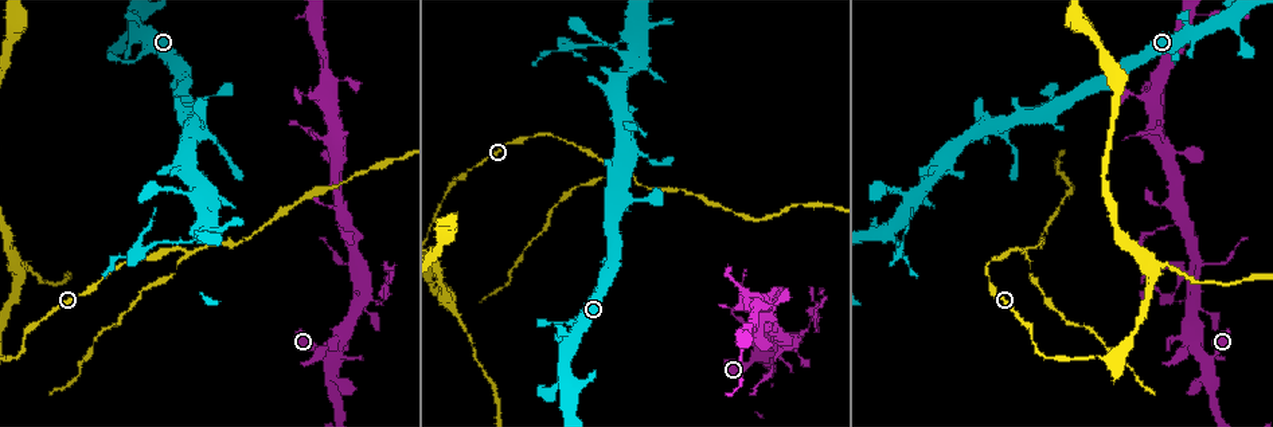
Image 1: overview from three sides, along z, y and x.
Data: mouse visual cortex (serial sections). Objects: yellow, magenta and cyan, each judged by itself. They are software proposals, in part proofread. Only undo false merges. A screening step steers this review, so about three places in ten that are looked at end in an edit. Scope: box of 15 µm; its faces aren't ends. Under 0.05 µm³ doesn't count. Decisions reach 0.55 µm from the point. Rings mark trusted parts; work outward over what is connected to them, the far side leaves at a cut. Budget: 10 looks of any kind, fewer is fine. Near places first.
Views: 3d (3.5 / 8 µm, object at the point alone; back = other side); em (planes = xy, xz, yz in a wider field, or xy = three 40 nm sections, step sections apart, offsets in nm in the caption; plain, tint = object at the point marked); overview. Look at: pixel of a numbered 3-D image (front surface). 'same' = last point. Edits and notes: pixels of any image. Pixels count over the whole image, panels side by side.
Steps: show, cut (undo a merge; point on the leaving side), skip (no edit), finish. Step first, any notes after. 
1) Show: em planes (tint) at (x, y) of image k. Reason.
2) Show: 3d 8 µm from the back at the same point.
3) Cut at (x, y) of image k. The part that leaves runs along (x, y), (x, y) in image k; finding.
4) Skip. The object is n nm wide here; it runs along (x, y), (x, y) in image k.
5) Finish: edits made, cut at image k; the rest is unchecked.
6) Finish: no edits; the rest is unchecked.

Show: 3d 3.5 µm at (191, 254) of image 1. Sharp bend.

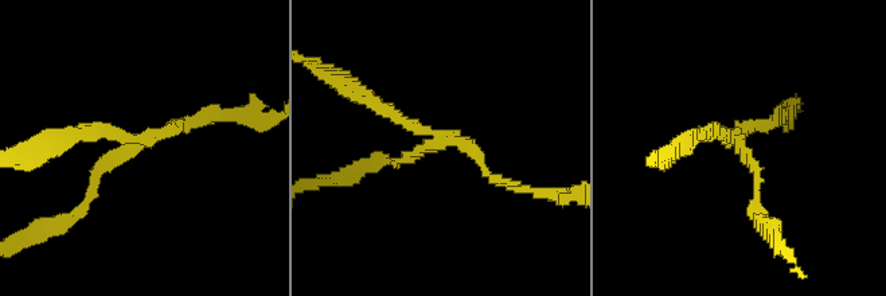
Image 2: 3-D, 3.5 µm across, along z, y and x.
Show: em xy step 1 (tint) at (437, 138) of image 2. 3 arms meet here; the arms are 100, 100, 150 nm wide; need the tissue.

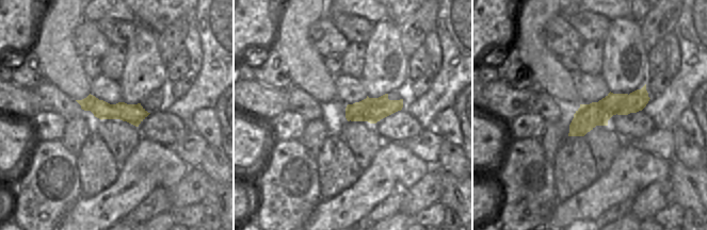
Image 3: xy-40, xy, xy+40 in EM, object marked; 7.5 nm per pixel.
Cut at (98, 171) of image 2. A second cell is stuck on.

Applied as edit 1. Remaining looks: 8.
Show: 3d 3.5 µm from the back at (626, 37) of image 1. Small branch off a trunk.

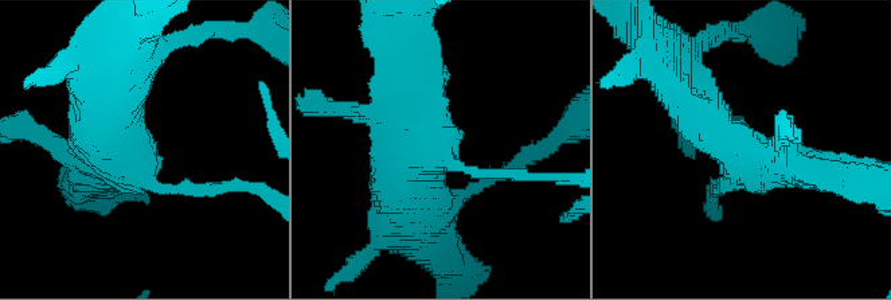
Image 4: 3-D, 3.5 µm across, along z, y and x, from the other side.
Show: em xy step 2 (tint) at (445, 150) of image 4. Need the tissue.

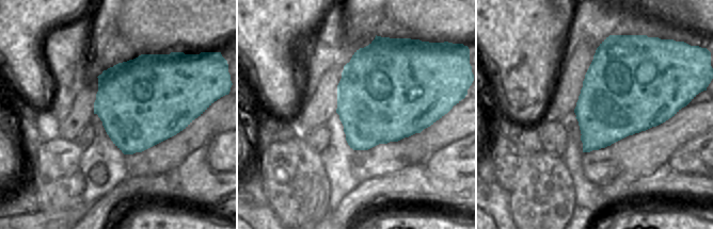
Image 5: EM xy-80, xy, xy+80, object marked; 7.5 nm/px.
Cut at (199, 187) of image 4. The part that leaves runs along (153, 182), (269, 194) in image 4; two cells meet here.

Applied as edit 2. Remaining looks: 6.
Show: 3d 8 µm at (1153, 269) of image 1. Arms part here.

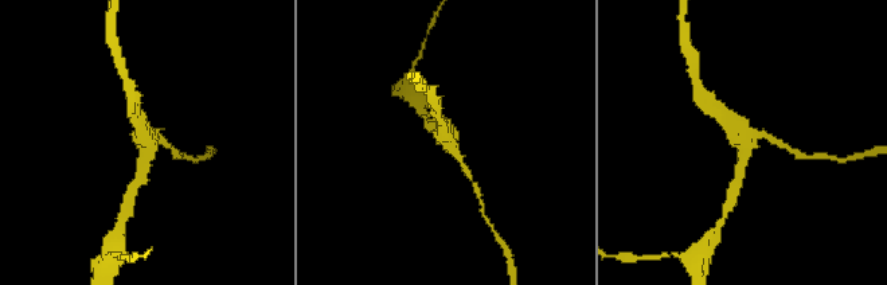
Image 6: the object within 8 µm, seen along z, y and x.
Show: em xy step 3 (tint) at (449, 137) of image 6.

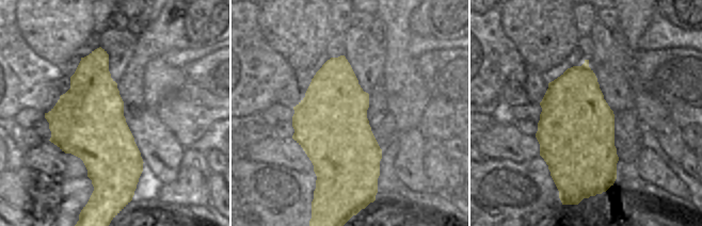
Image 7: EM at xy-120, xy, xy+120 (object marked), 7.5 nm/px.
Skip. It runs along (737, 176), (745, 140), (721, 113) in image 6; one cell here.

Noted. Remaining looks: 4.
Show: 3d 3.5 µm at (1173, 298) of image 1. Sharp bend.

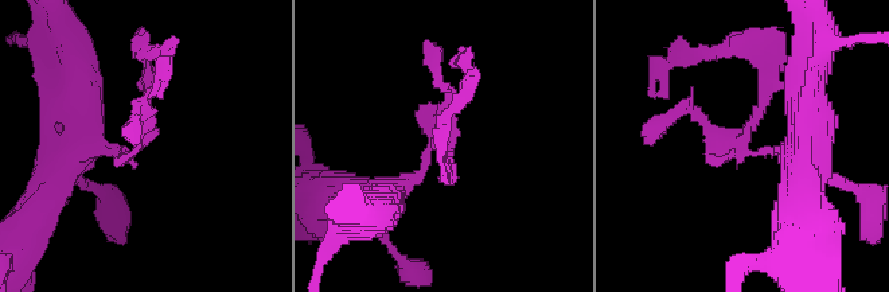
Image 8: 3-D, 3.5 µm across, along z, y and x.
Show: em planes (tint) at (742, 142) of image 8. Need the tissue.

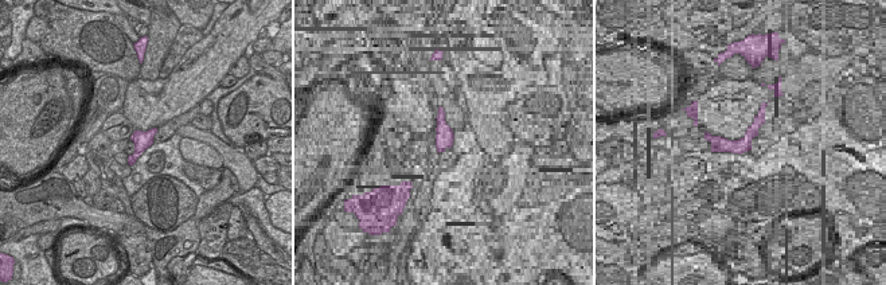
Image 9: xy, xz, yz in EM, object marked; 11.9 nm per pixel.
Skip. All the same cell.

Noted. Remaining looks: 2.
Show: 3d 3.5 µm at (1238, 26) of image 1. Four arms meet.

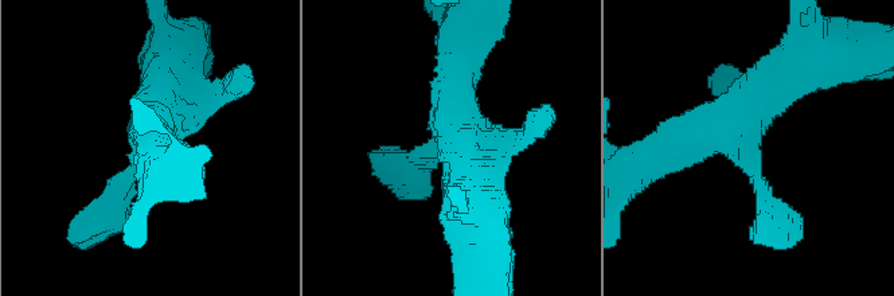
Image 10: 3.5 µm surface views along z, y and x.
Show: em xy step 5 (tint) at (743, 147) of image 10. 4 arms meet here; the arms are 200, 200, 500, 500 nm wide; shape alone is not enough.

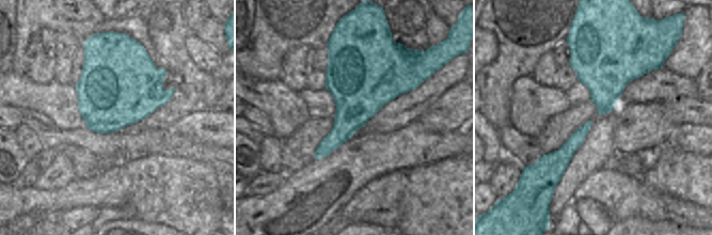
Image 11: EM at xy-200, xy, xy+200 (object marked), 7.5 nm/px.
Skip. It runs along (651, 159), (730, 127), (795, 69) in image 10; one cell here.

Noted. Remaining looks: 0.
Finish: edits made, cut at image 2, cut at image 4; the rest is unchecked.

